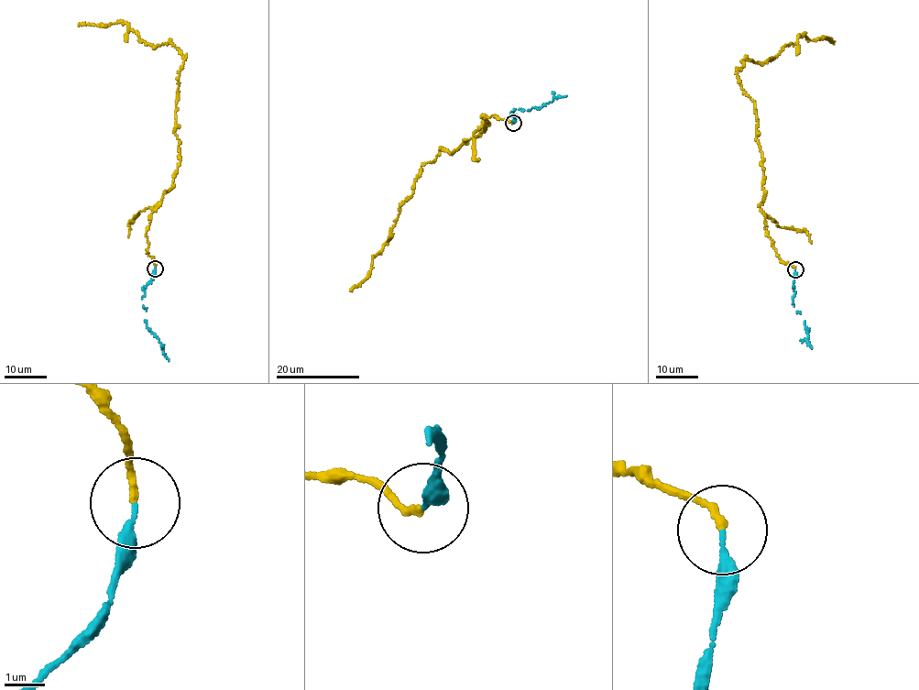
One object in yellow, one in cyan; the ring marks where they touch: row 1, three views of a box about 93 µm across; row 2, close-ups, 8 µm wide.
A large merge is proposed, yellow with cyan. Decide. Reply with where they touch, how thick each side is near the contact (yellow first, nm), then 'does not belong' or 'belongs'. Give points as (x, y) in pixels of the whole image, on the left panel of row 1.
at (155, 268); 150 nm thick on the yellow side, 180 nm on the other; belongs

